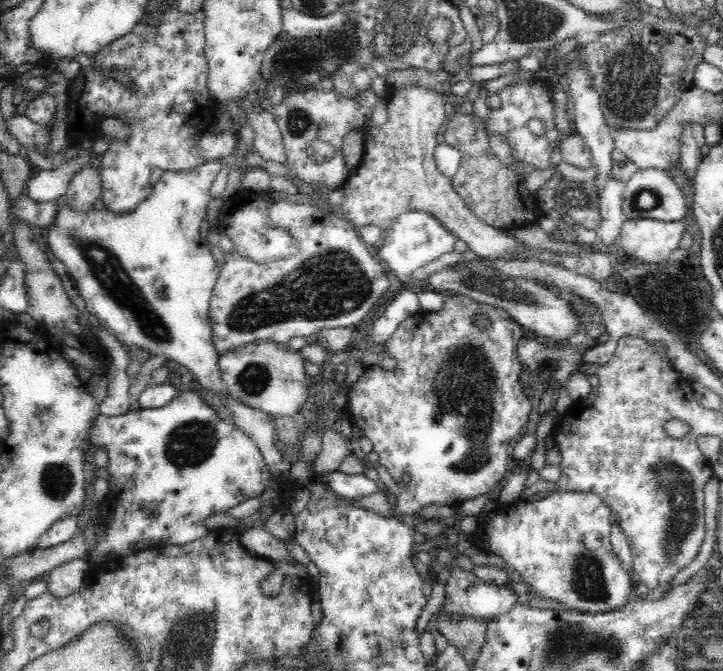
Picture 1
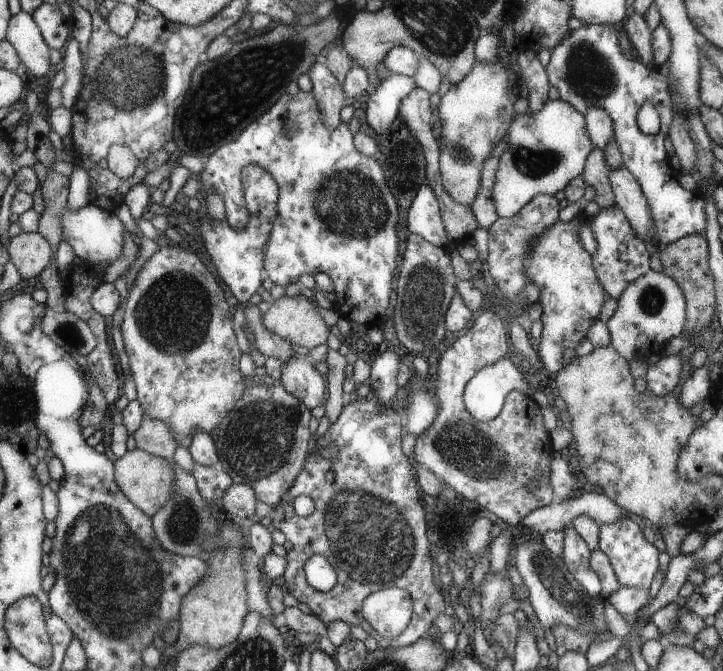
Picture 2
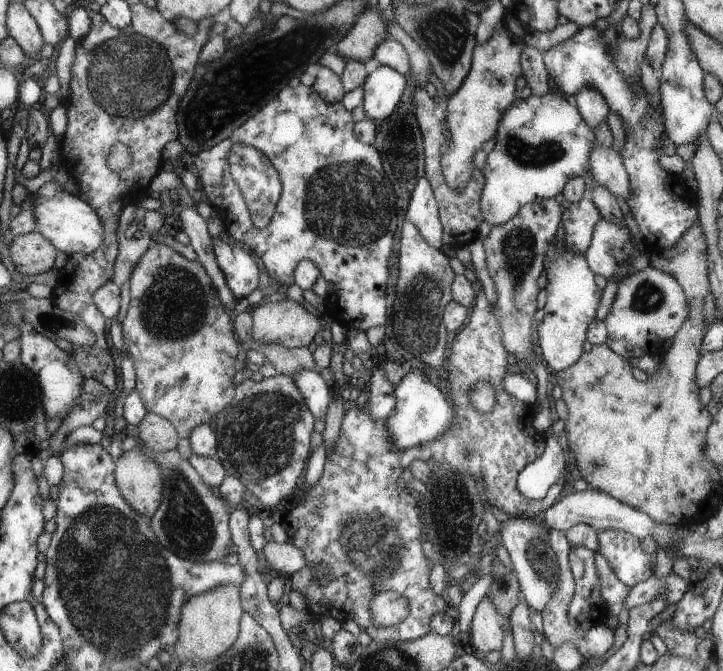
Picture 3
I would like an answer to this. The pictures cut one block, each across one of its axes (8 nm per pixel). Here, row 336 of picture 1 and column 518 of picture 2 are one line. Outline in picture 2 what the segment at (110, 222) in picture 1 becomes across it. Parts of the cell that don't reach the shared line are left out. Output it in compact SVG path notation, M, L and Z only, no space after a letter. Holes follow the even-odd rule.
M561 99L546 100L536 113L515 113L507 127L507 136L504 138L507 146L499 157L495 180L492 184L492 201L495 203L496 215L509 218L517 214L523 206L530 202L535 195L545 193L559 196L567 183L582 174L587 155L593 150L594 143L586 131L586 123L582 113L573 105Z

